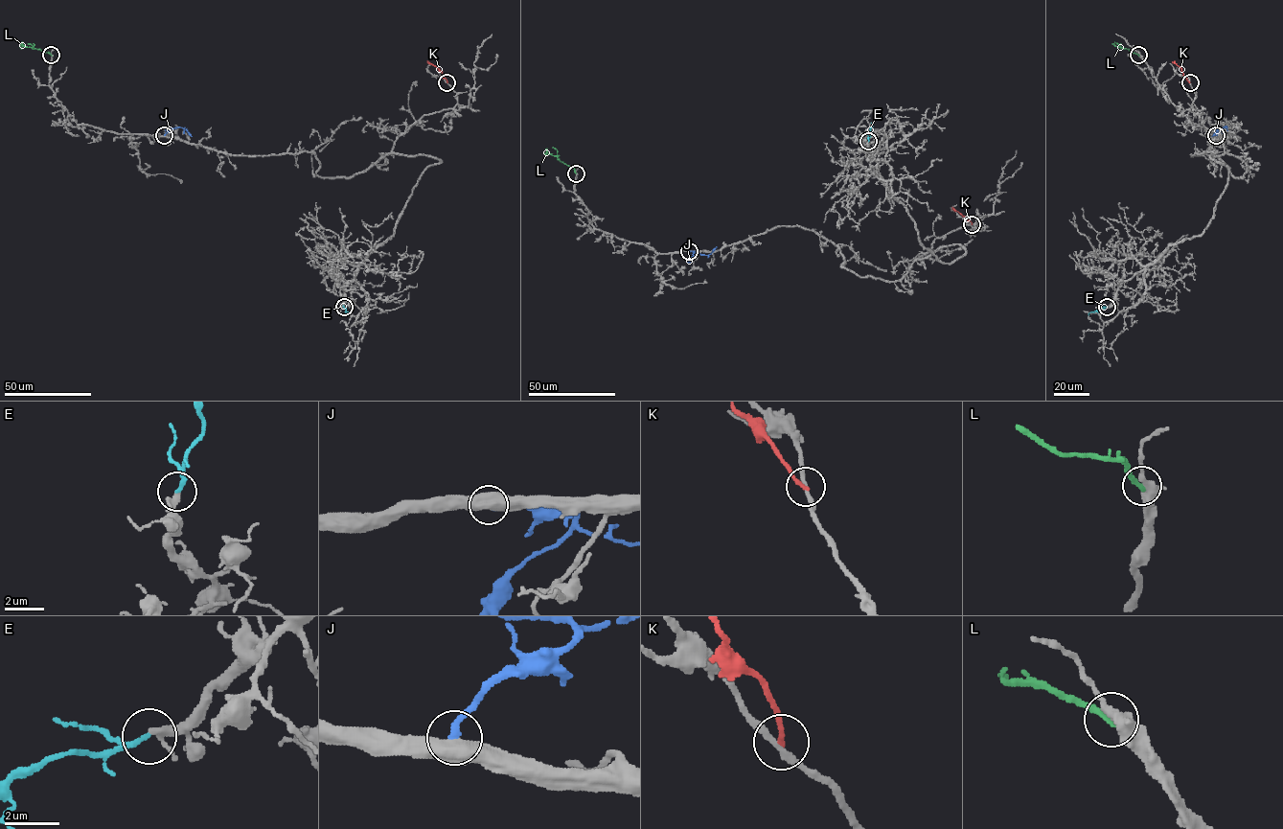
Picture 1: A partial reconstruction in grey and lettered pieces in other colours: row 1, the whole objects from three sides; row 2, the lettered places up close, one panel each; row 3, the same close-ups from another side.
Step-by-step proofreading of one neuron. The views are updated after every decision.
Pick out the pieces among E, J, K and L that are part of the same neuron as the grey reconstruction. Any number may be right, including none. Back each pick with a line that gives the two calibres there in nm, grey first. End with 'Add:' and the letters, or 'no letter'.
E: calibres 240 and 200 nm
Add: E

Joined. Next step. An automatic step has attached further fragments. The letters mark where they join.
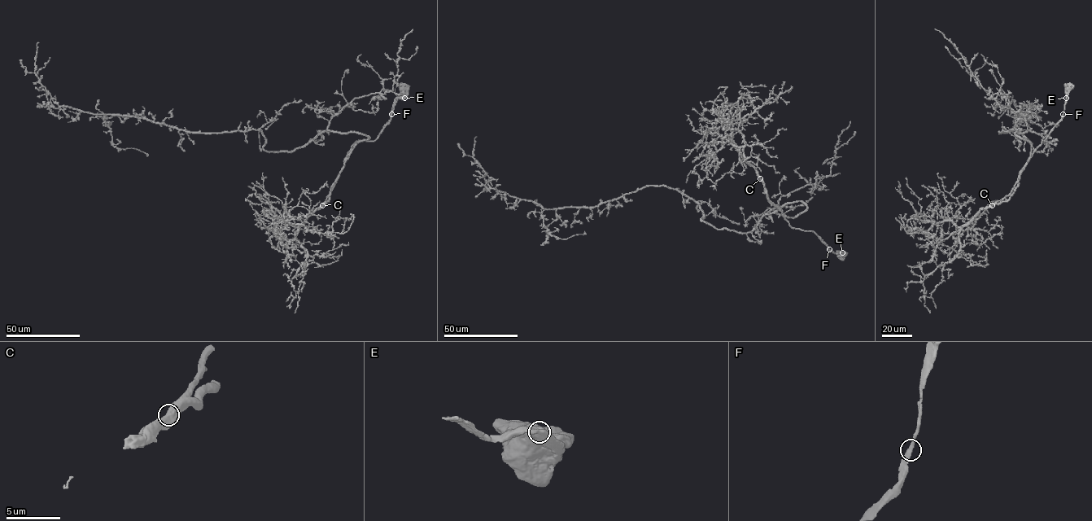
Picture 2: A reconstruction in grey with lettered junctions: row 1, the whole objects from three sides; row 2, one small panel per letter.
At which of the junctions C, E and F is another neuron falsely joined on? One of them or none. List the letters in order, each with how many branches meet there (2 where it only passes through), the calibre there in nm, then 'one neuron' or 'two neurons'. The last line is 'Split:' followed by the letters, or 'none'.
C: 2 branches meet; 750 nm thick; one neuron
E: 1 branches meet; 850 nm thick; one neuron
F: 2 branches meet; 480 nm thick; one neuron
Split: none

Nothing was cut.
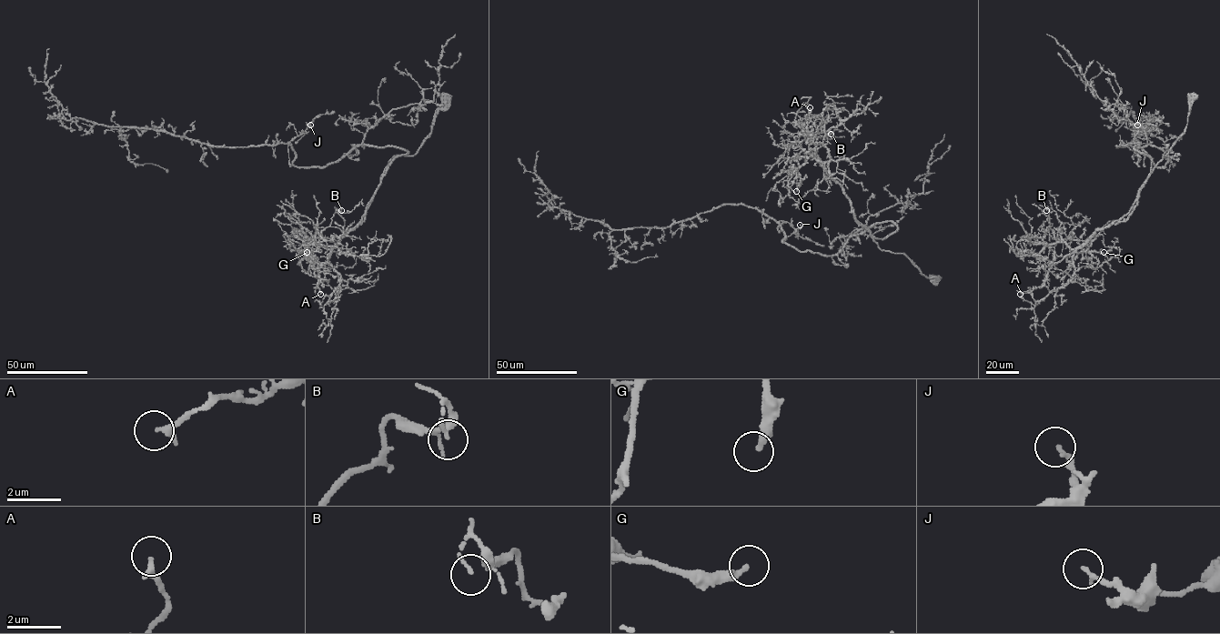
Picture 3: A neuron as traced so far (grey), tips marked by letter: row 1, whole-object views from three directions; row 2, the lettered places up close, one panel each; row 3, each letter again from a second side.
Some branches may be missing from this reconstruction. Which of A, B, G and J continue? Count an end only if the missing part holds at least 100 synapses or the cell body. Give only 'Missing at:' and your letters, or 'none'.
Missing at: none

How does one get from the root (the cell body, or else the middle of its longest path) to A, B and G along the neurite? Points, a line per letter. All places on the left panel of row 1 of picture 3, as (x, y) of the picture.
A: (445, 97), (418, 151), (396, 155), (389, 162), (362, 218), (320, 266), (320, 294)
B: (445, 97), (418, 151), (393, 157), (358, 223), (327, 248), (319, 233), (341, 210)
G: (445, 97), (432, 131), (414, 155), (389, 162), (365, 214), (328, 261), (320, 265), (307, 252)

